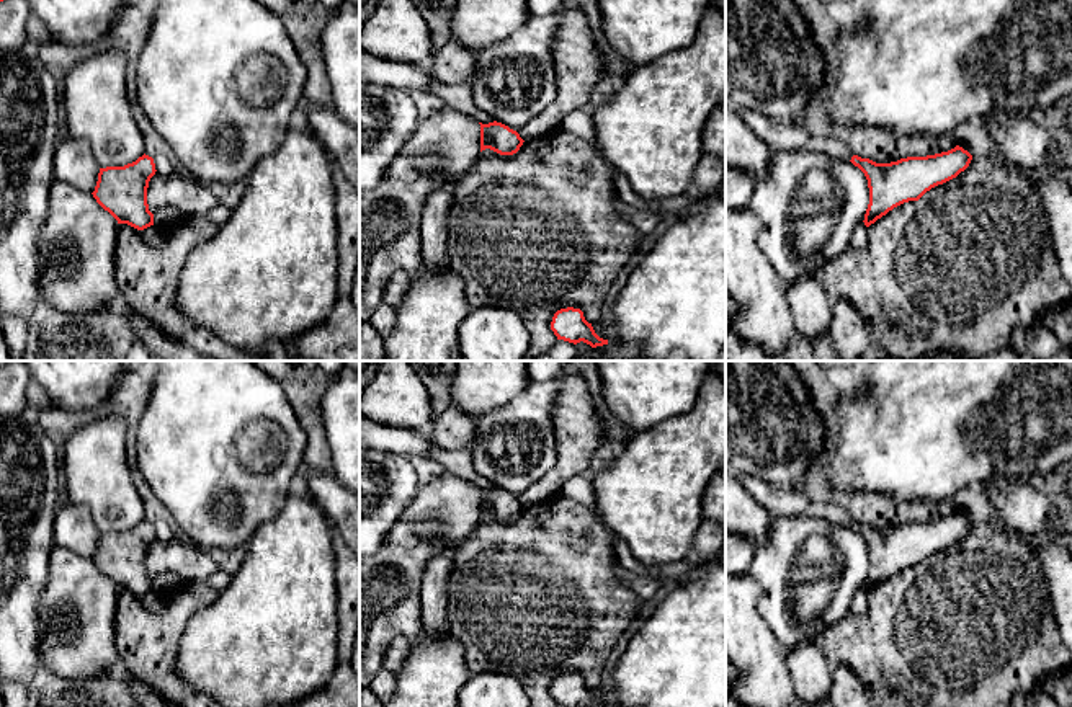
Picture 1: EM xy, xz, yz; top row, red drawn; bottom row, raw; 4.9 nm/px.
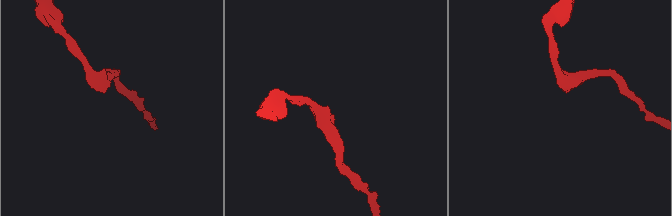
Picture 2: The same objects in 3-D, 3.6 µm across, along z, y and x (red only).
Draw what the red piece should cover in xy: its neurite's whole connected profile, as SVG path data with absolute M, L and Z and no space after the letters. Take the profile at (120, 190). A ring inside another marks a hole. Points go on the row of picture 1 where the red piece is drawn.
M145 153L124 167L100 168L92 194L118 224L144 230L154 225L154 214L147 204L147 188L155 171L154 158Z

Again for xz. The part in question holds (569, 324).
M567 307L554 313L551 330L557 340L569 343L587 343L592 348L608 345L608 340L600 338L592 323L588 323L580 309Z

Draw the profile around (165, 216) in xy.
M162 207L157 212L154 212L154 224L157 227L167 227L173 222L181 219L181 212L175 207Z

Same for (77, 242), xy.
M54 180L38 245L41 300L78 315L114 309L118 227L92 193Z

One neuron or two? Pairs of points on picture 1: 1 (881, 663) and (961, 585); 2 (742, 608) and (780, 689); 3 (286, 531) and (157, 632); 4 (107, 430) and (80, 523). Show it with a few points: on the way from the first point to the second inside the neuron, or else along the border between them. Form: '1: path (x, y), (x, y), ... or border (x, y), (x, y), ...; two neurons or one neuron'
1: path (907, 663), (960, 611); one neuron
2: path (742, 627), (742, 637), (757, 653), (763, 670); one neuron
3: border (218, 595), (188, 621); two neurons
4: border (69, 500), (89, 511), (92, 523), (100, 533); two neurons

